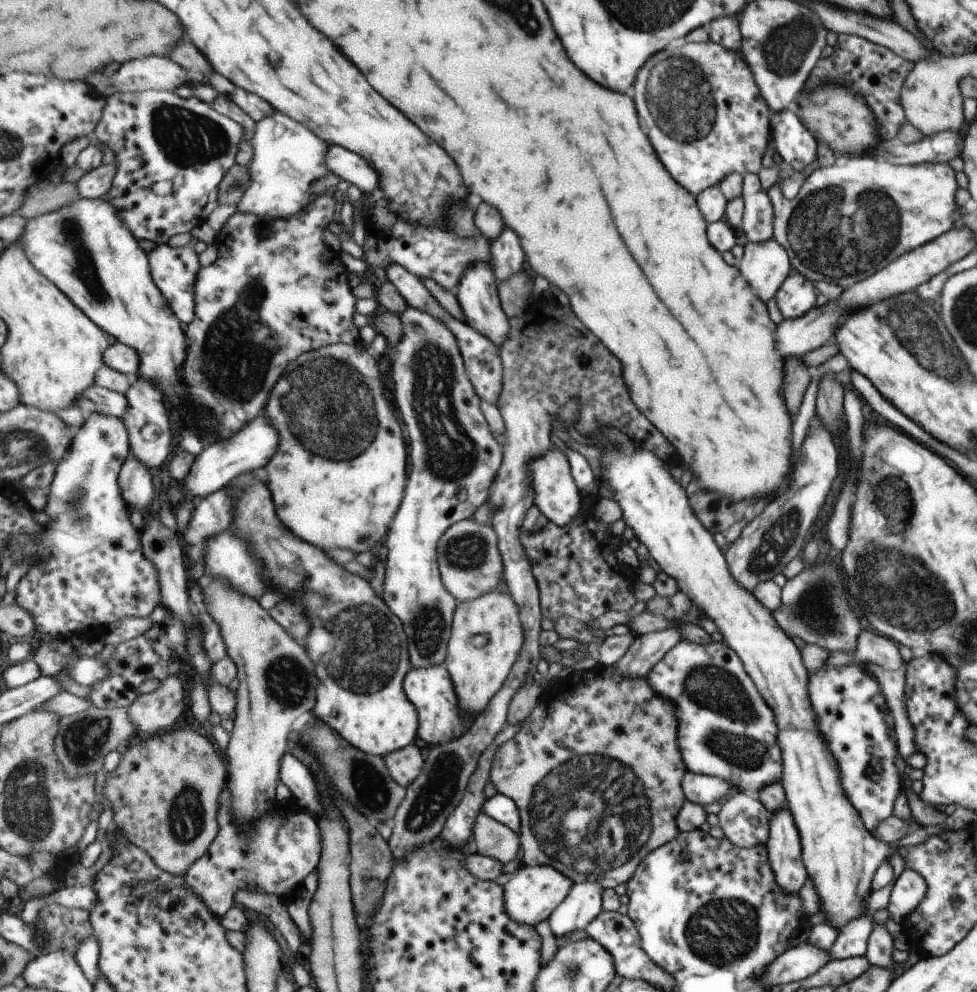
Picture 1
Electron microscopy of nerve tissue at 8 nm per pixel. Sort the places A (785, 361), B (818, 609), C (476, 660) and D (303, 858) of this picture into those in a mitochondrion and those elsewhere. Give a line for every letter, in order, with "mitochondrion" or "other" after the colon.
A: other
B: mitochondrion
C: other
D: other

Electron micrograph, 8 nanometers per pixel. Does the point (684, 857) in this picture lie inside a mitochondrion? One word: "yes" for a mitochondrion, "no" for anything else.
no

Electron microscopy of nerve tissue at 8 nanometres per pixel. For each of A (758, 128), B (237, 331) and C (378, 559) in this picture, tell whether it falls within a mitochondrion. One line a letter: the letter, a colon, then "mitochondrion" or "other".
A: other
B: mitochondrion
C: other

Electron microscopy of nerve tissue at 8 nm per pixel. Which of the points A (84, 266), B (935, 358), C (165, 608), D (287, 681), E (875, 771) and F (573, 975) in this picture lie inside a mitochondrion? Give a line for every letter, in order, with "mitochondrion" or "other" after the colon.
A: mitochondrion
B: mitochondrion
C: other
D: mitochondrion
E: mitochondrion
F: mitochondrion

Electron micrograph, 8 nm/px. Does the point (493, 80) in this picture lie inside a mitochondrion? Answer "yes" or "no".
no

